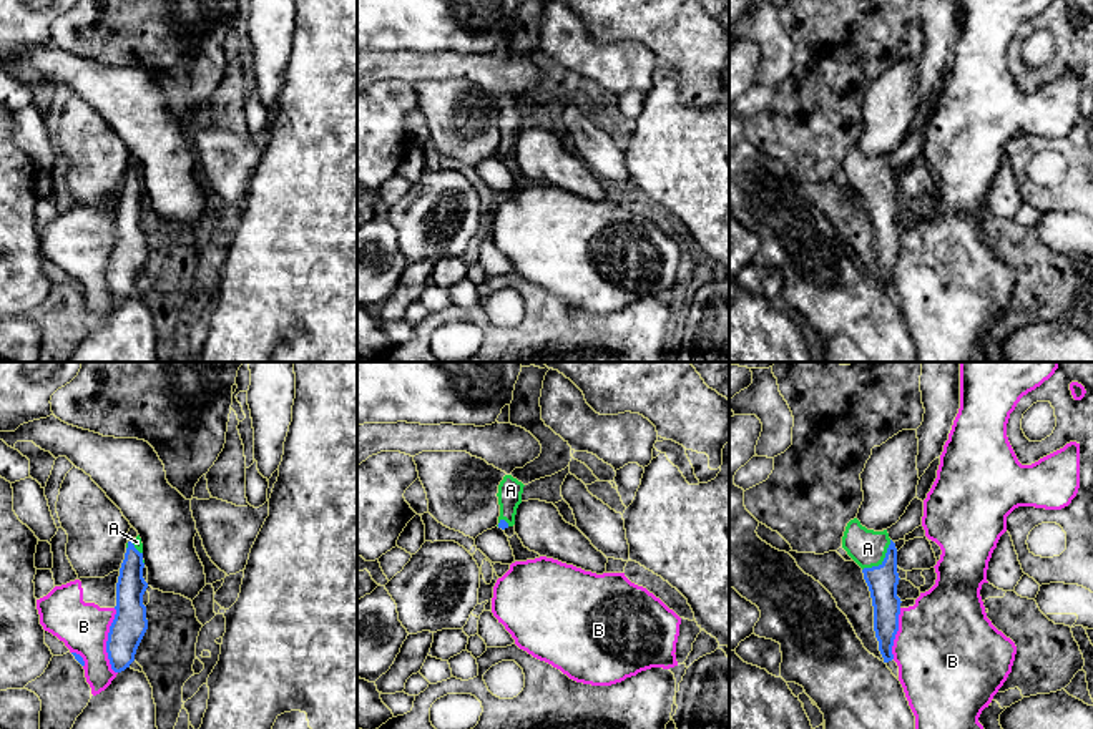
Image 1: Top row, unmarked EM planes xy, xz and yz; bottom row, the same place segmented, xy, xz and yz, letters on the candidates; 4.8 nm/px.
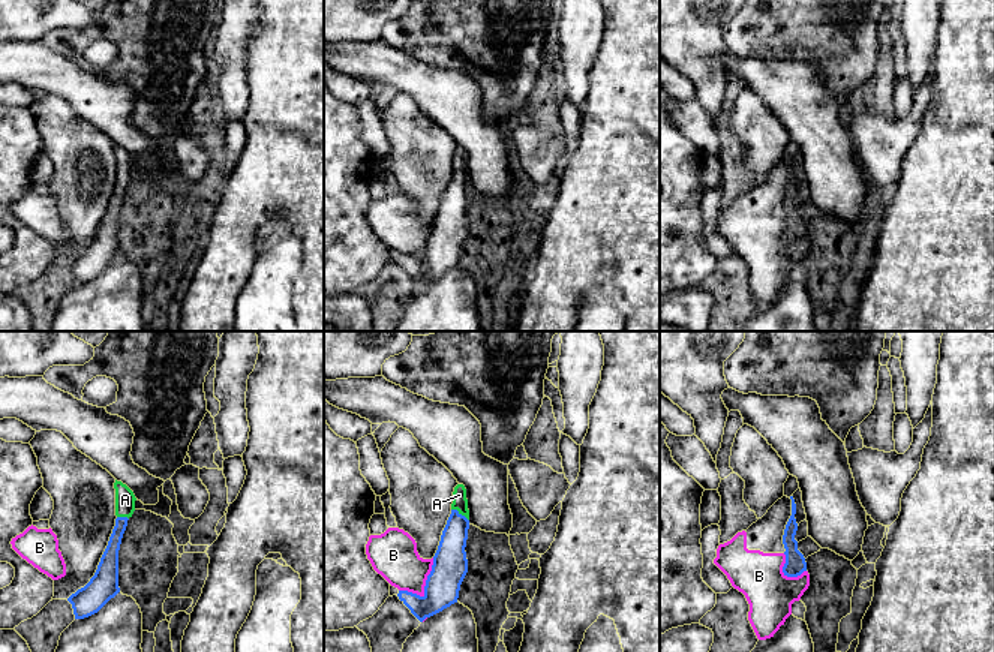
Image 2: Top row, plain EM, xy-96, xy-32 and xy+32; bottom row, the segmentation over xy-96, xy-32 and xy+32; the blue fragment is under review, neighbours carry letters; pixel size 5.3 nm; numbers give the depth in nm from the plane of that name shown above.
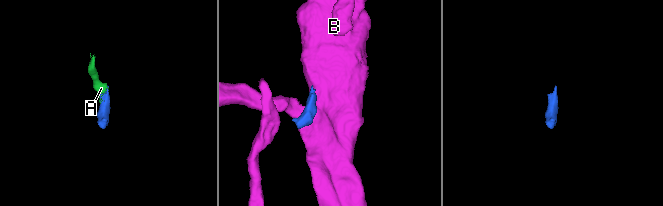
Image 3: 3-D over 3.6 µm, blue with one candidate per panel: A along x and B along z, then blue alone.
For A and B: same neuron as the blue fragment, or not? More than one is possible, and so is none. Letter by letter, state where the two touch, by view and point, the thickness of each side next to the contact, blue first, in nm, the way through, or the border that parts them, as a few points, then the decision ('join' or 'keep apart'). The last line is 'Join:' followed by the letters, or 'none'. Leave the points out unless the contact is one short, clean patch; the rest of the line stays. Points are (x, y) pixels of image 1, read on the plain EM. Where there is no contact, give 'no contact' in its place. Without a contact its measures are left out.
A: meets blue in yz at (884, 188); 150 nm thick on the blue side, 180 nm on the other; runs through yz (882, 208), (884, 188), (867, 176); join
B: meets blue in xy at (107, 269); 170 nm thick on the blue side, 240 nm on the other; keep apart
Join: A

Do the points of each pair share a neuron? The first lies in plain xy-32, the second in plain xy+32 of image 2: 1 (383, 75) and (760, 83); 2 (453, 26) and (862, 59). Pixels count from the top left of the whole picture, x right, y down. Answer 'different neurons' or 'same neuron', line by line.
1: same neuron
2: same neuron

